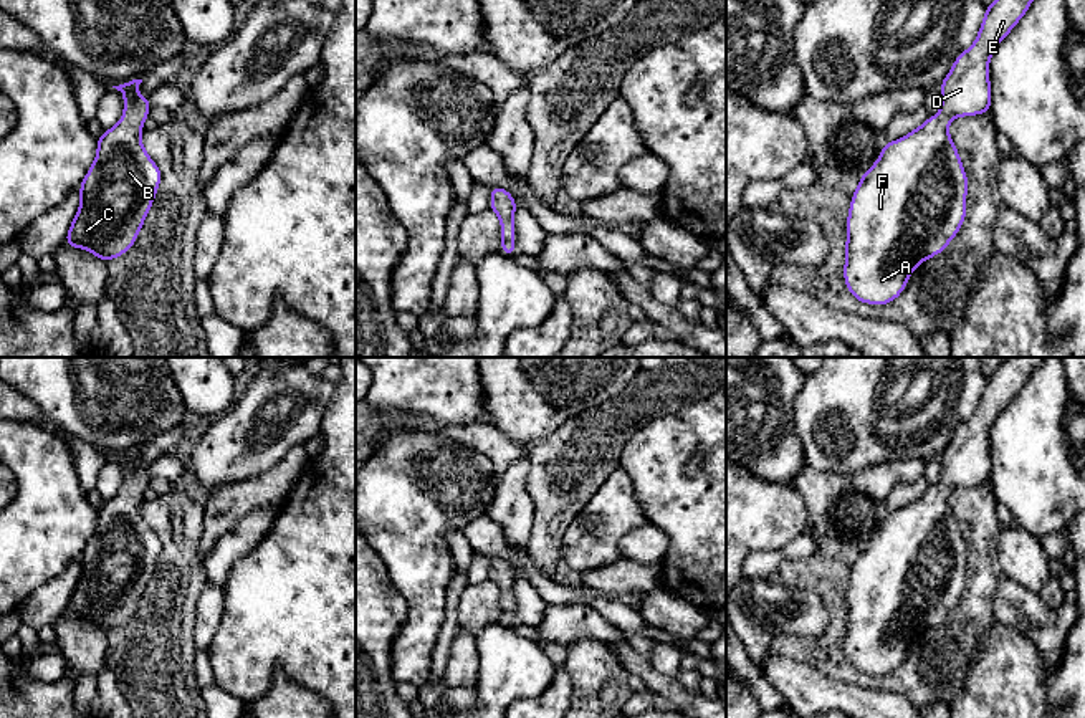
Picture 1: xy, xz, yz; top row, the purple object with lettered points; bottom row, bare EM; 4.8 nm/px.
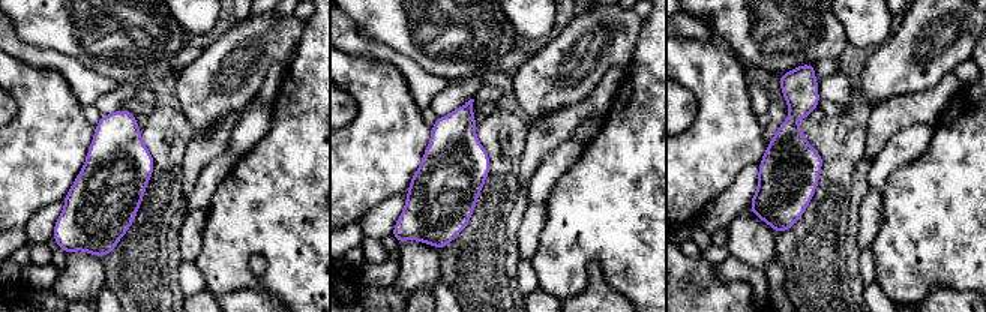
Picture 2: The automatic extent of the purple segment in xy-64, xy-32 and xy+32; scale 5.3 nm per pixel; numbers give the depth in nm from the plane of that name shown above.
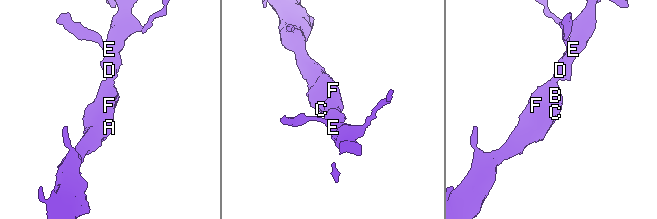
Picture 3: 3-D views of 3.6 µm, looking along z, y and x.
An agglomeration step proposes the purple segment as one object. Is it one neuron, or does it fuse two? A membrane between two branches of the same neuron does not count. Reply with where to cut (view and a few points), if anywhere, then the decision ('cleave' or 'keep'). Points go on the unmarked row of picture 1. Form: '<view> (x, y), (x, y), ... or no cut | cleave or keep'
no cut | keep

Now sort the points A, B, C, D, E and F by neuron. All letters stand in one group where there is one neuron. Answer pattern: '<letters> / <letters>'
A B C D E F

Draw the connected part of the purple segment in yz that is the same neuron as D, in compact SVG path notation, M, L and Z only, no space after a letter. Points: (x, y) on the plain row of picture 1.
M1007 357L991 376L986 376L986 384L974 414L956 427L951 442L941 452L939 483L930 486L920 498L906 506L893 513L885 513L875 534L860 548L847 586L844 635L845 657L857 672L878 677L890 675L906 658L911 642L925 630L944 622L949 612L959 604L968 584L968 546L949 506L948 495L956 488L991 483L991 427L1042 361L1044 357Z

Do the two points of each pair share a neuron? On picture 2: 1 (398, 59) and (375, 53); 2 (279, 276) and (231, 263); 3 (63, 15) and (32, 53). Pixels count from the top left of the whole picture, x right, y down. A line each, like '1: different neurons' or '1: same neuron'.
1: same neuron
2: same neuron
3: different neurons

